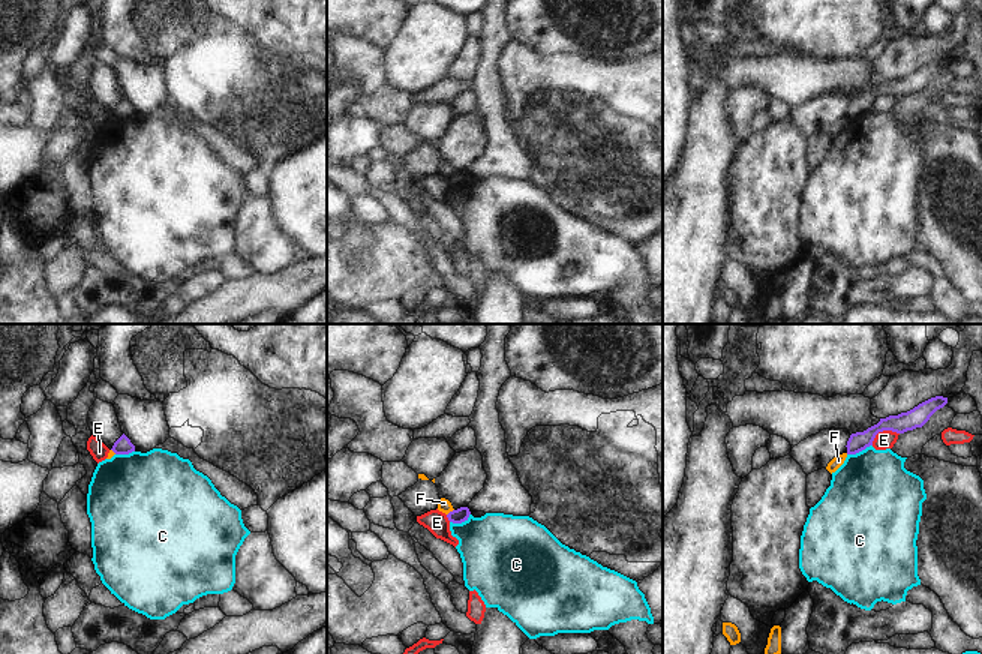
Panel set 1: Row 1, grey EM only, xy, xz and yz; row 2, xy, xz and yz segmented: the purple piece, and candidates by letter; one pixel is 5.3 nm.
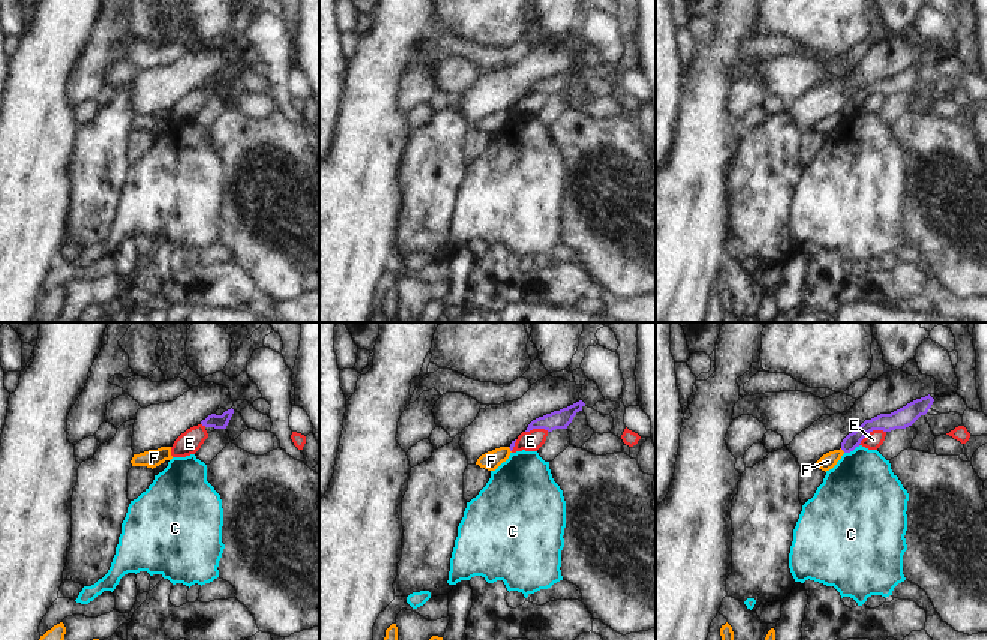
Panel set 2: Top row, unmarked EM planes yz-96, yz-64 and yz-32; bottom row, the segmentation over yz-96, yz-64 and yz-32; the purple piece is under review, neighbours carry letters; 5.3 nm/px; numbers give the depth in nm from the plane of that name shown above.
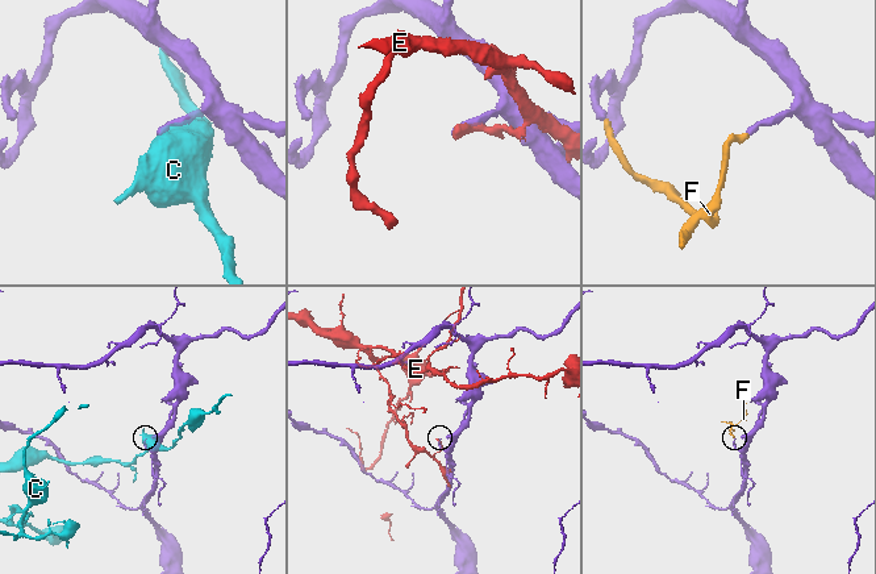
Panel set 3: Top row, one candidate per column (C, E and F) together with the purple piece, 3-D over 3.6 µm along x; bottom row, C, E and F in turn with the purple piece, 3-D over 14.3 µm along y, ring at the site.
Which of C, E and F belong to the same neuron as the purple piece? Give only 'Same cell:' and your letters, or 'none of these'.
Same cell: none of these

